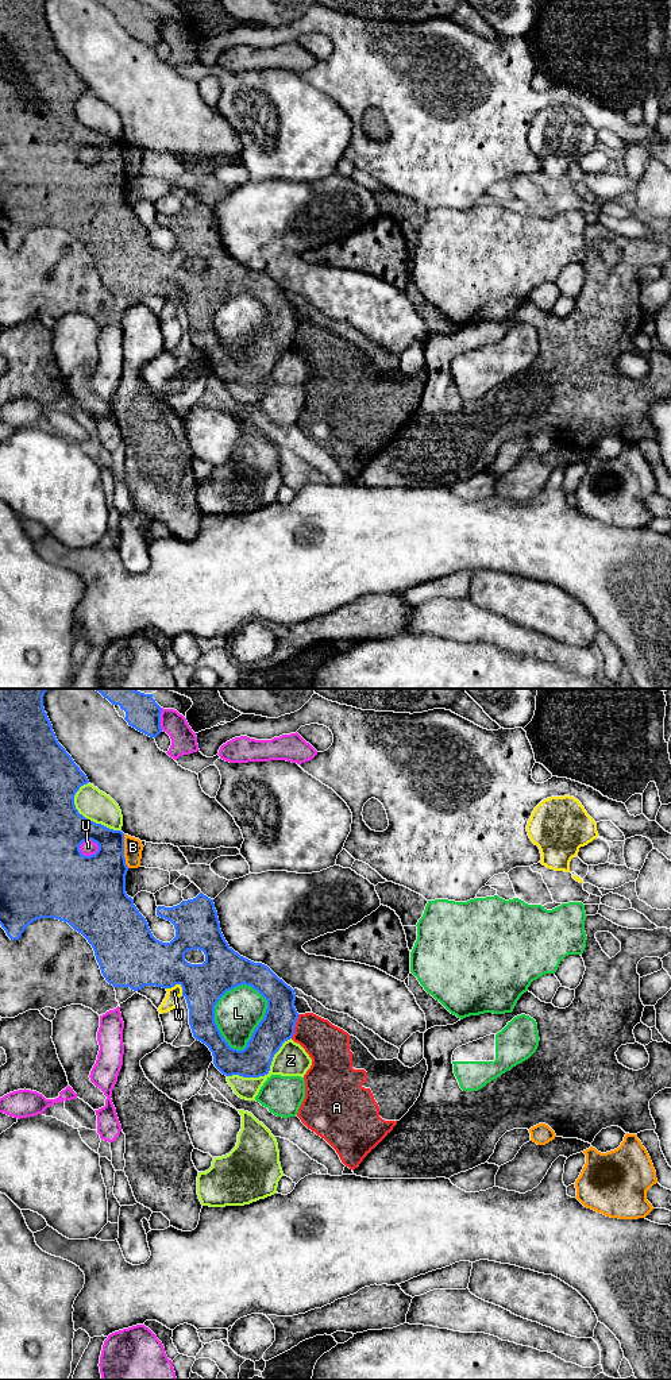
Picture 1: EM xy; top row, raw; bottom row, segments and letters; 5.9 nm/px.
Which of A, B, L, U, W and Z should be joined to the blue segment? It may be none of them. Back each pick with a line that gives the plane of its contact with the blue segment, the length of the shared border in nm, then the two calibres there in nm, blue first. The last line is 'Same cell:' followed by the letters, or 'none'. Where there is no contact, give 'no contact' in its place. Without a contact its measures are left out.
Same cell: none

